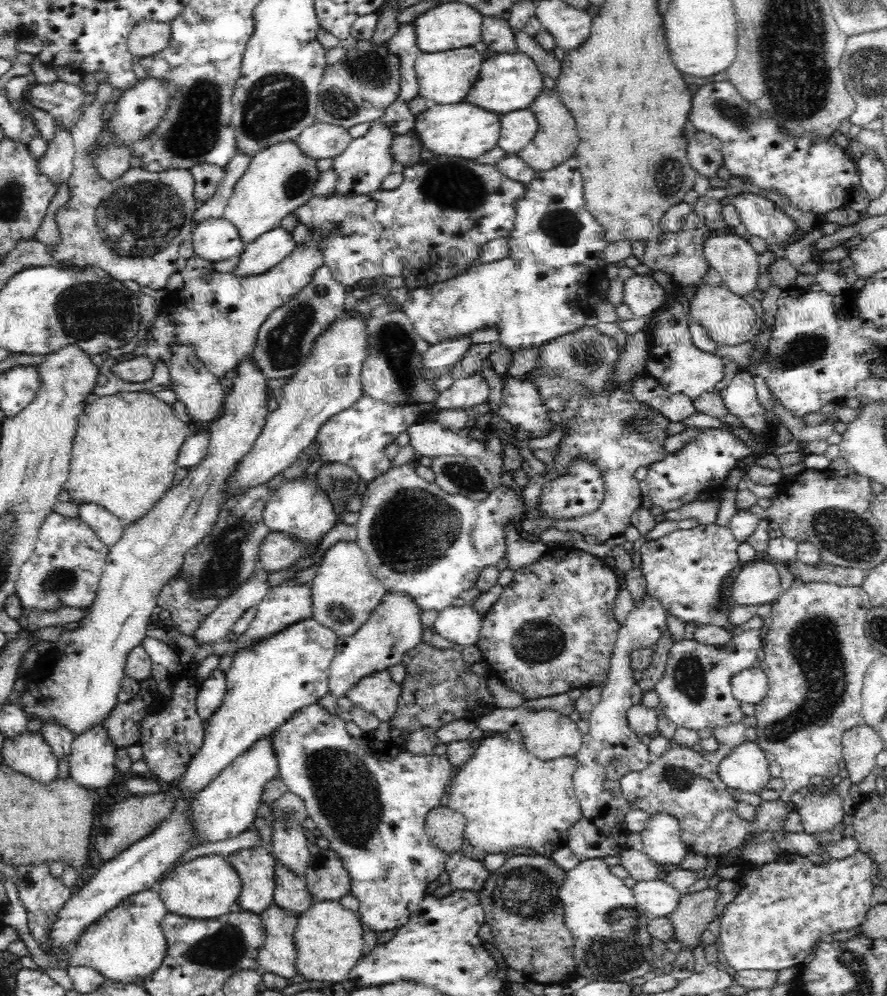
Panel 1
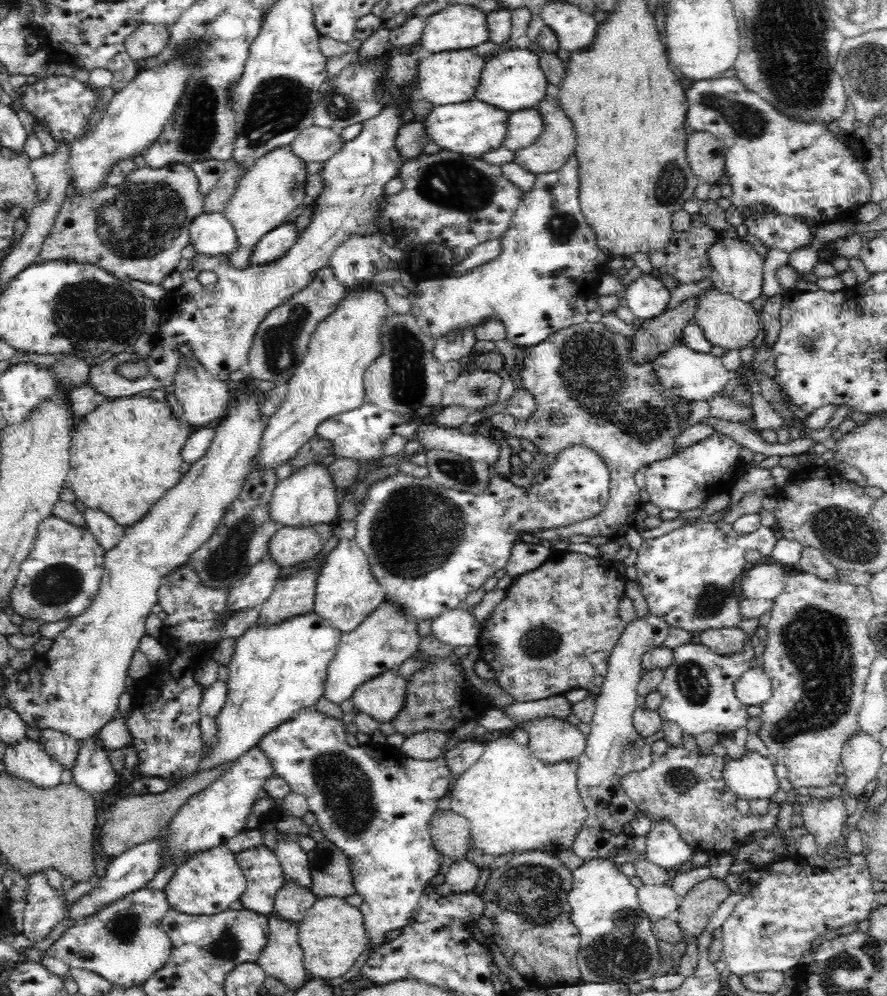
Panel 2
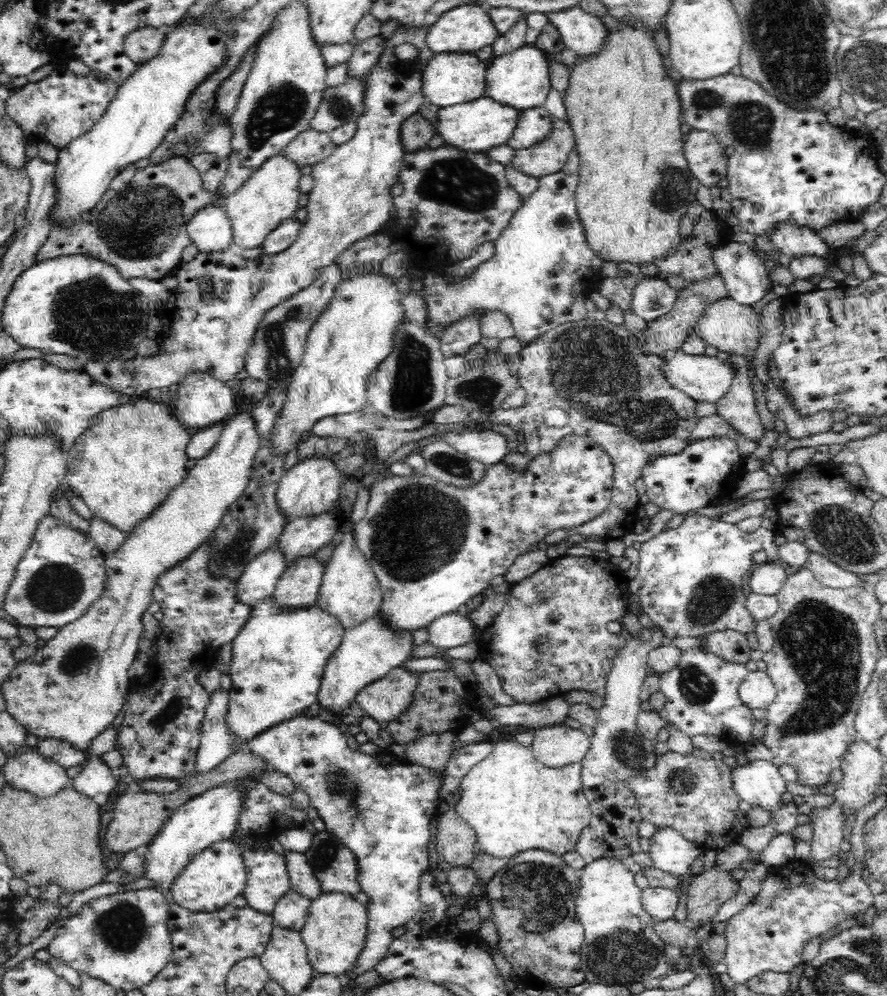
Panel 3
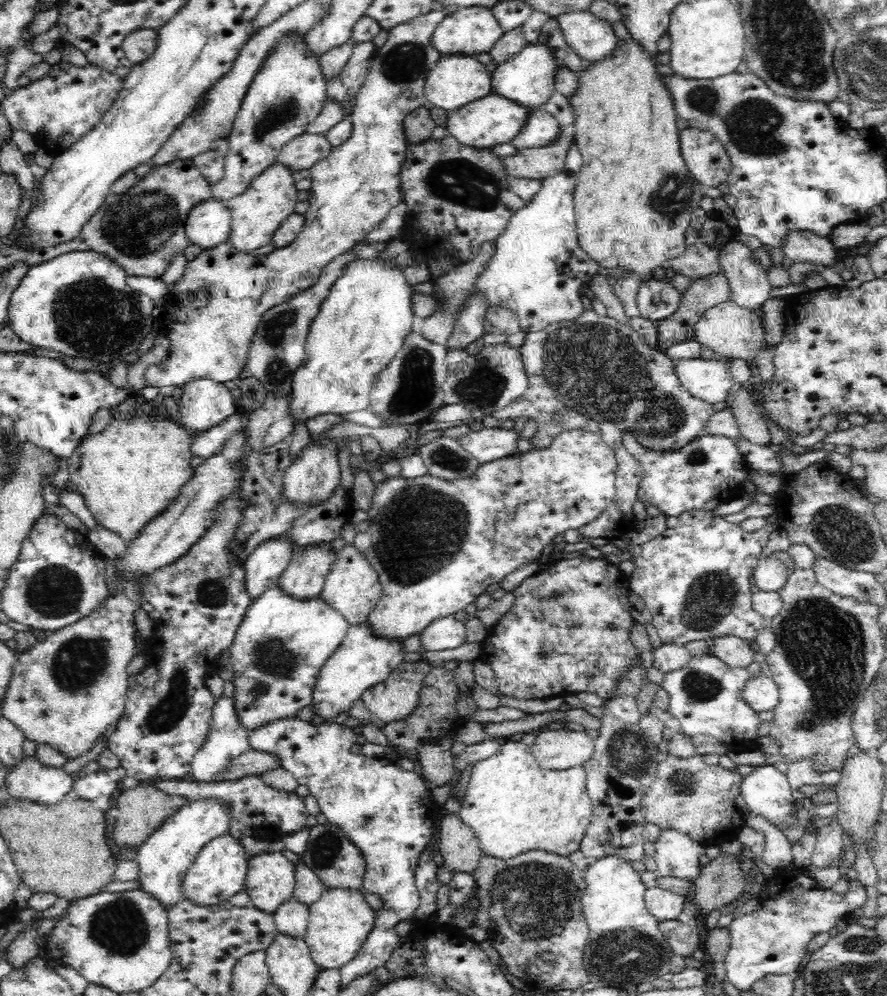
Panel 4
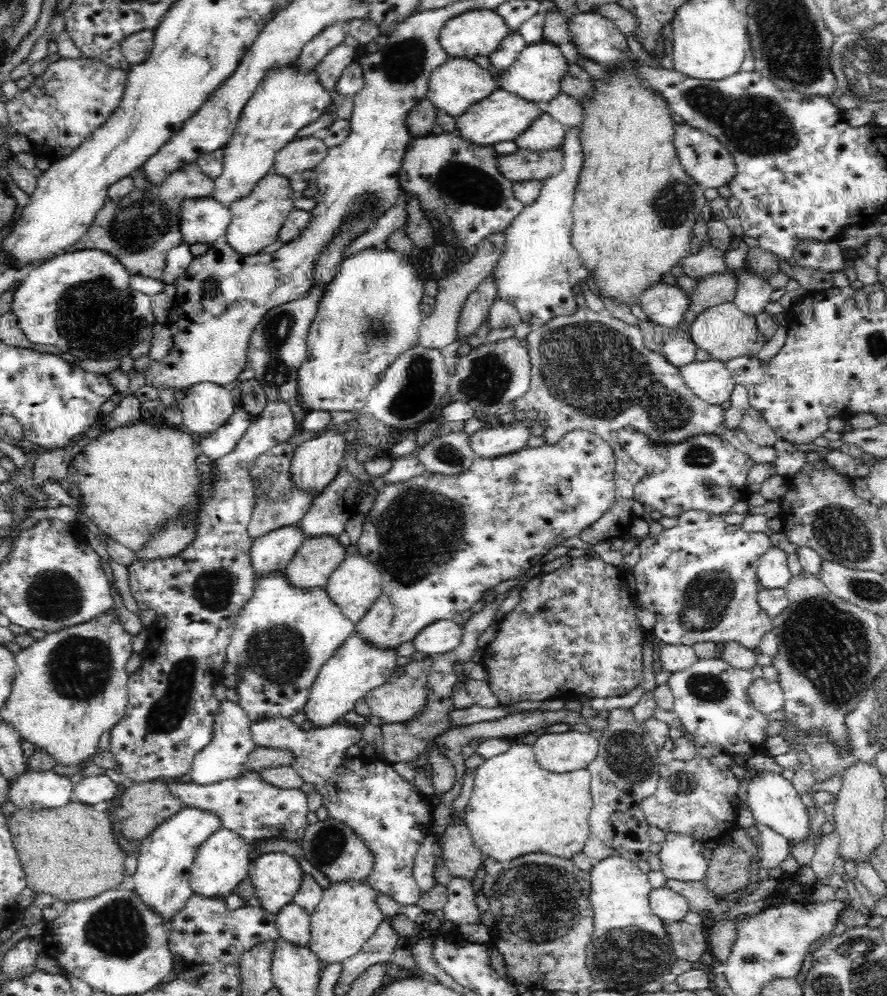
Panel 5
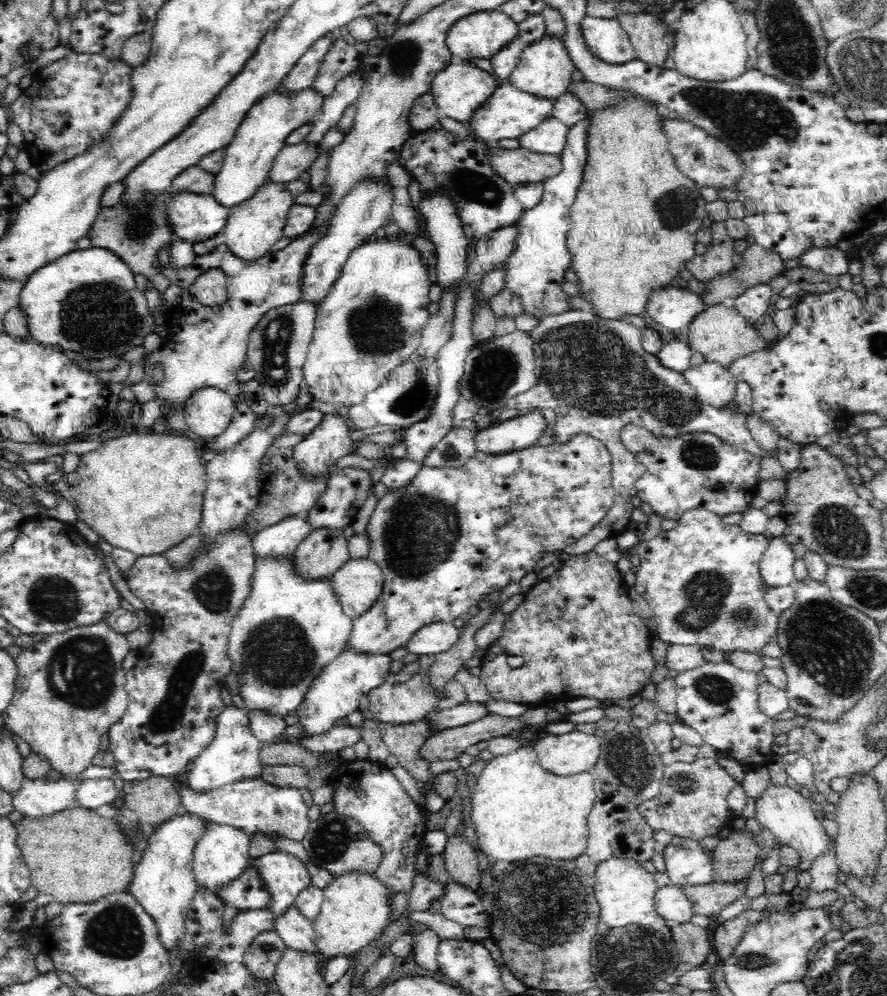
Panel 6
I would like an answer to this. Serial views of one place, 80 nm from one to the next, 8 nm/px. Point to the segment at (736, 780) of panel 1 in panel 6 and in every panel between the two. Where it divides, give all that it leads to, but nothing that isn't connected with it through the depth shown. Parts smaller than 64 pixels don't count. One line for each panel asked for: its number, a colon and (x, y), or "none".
2: (751, 776)
3: (759, 782)
4: (767, 792)
5: (773, 800)
6: (787, 813)

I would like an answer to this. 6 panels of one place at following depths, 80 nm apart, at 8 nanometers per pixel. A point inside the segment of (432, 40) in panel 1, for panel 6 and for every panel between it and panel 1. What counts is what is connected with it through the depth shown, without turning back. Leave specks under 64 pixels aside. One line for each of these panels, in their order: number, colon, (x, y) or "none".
2: (460, 27)
3: (468, 28)
4: (471, 30)
5: (474, 33)
6: (483, 34)

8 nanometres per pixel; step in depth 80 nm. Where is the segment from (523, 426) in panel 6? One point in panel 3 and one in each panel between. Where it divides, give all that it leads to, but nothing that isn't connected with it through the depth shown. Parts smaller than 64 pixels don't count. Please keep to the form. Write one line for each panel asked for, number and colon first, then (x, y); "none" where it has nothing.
3: (488, 447)
4: (489, 444)
5: (490, 442)

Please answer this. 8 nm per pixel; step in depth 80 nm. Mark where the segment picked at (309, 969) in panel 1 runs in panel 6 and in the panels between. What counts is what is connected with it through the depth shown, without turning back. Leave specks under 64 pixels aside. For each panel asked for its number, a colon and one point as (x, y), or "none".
2: (332, 936)
3: (335, 931)
4: (339, 923)
5: (348, 915)
6: (357, 907)

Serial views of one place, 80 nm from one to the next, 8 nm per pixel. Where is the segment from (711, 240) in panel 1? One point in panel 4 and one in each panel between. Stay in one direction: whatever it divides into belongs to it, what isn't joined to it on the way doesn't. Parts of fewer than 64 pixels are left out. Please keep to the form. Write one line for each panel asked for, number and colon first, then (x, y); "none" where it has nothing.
2: (738, 267)
3: (746, 278)
4: (749, 286)

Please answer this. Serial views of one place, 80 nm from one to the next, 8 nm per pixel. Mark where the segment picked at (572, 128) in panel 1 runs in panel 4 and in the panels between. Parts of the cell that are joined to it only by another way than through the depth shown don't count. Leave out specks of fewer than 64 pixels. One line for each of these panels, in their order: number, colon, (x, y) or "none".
2: (557, 143)
3: (543, 159)
4: (533, 163)

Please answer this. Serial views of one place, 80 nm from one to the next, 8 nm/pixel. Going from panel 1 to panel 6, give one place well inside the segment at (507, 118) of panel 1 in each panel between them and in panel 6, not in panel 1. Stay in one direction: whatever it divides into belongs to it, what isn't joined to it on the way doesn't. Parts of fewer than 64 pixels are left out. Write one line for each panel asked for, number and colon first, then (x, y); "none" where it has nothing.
2: (524, 126)
3: (534, 124)
4: (541, 128)
5: (545, 133)
6: (549, 137)

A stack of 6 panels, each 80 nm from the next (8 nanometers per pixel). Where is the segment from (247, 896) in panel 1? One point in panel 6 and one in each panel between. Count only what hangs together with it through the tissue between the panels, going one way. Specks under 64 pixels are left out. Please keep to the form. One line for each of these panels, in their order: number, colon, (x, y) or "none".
2: (263, 872)
3: (268, 880)
4: (270, 882)
5: (277, 876)
6: (285, 876)

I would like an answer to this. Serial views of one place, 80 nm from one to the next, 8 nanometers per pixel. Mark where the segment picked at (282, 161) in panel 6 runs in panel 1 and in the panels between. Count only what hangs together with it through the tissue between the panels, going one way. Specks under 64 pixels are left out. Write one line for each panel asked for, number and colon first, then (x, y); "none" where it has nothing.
1: (321, 140)
2: (314, 144)
3: (309, 147)
4: (304, 151)
5: (303, 154)

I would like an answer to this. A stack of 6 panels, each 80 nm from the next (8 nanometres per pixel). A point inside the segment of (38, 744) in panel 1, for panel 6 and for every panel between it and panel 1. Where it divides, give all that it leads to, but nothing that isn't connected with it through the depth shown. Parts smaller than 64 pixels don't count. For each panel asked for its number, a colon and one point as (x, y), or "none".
2: (27, 759)
3: (28, 770)
4: (31, 780)
5: (32, 790)
6: (38, 797)

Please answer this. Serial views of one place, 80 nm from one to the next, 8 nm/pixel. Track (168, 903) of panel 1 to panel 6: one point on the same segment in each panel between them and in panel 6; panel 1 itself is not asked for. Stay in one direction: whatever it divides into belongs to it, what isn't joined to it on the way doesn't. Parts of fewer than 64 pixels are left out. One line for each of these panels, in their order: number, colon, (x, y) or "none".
2: (210, 881)
3: (216, 876)
4: (219, 871)
5: (221, 862)
6: (222, 853)

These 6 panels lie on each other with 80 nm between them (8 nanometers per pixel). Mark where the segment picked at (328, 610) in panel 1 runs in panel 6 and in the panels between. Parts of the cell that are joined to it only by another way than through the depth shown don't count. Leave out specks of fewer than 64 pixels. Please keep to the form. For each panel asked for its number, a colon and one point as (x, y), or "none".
2: (347, 592)
3: (350, 590)
4: (352, 587)
5: (356, 583)
6: (358, 583)

